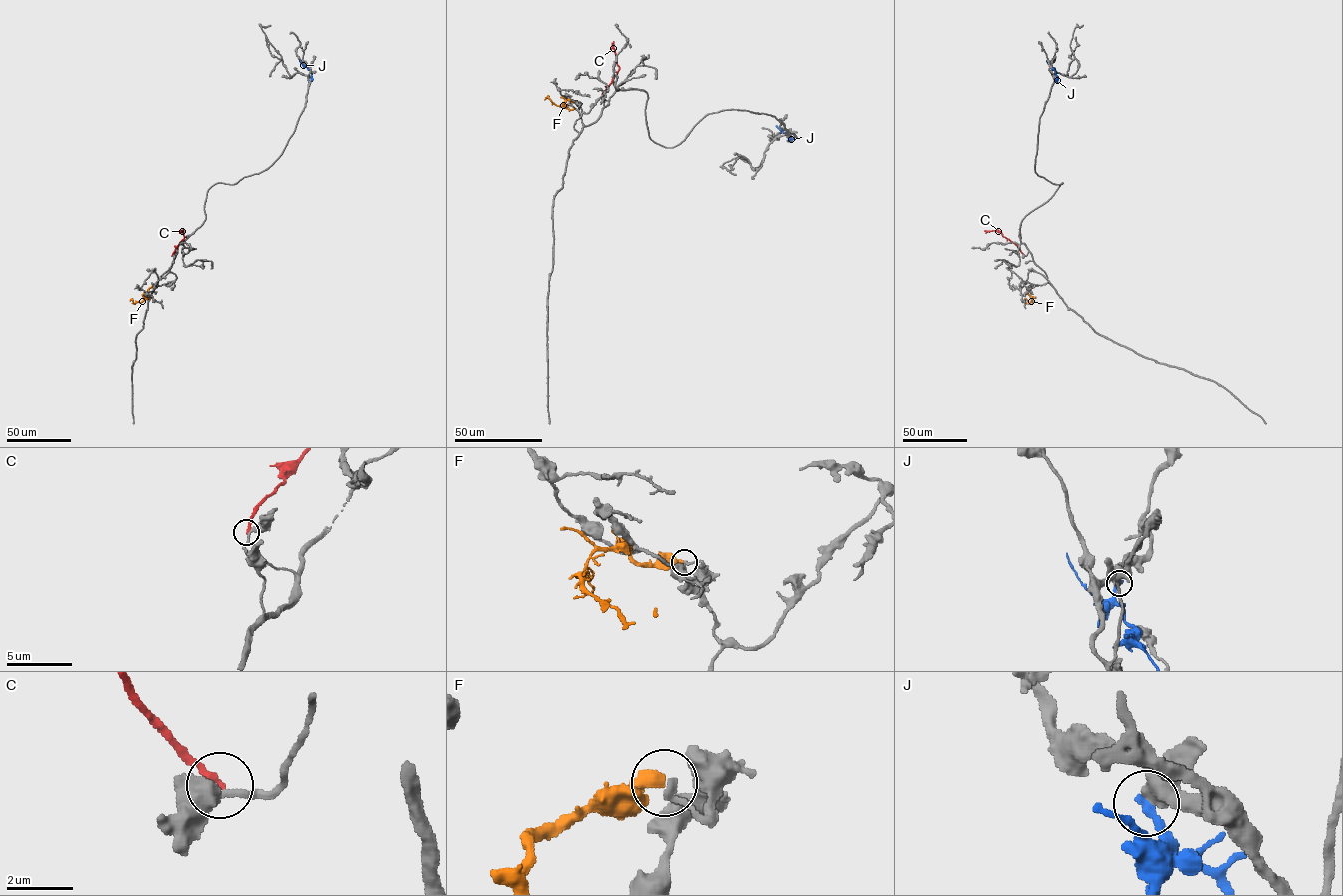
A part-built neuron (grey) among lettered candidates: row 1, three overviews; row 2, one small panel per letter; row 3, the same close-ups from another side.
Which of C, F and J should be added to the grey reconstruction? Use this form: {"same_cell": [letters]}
{"same_cell": []}

